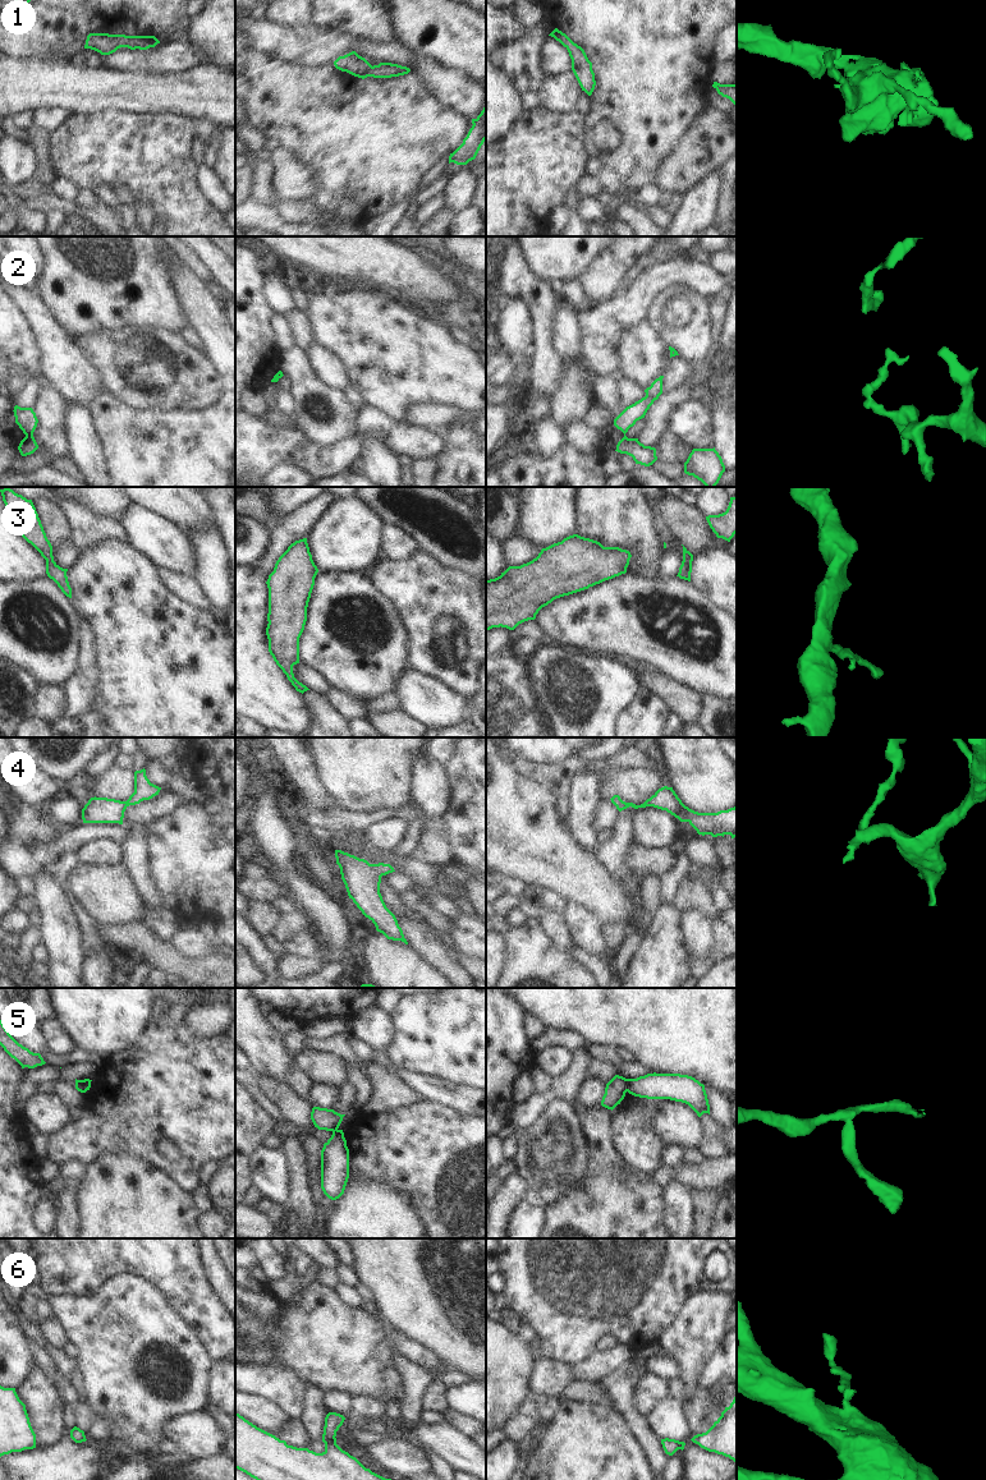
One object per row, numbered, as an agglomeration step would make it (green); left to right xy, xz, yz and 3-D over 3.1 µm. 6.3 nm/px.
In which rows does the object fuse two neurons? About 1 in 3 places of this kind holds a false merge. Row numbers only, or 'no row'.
2, 5

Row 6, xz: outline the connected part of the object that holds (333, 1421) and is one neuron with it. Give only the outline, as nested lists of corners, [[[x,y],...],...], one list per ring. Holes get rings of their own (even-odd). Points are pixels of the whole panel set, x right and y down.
[[[235,1412],[235,1468],[256,1480],[391,1480],[366,1468],[336,1444],[336,1431],[344,1420],[345,1417],[336,1412],[326,1415],[322,1434],[325,1451],[316,1453],[308,1448],[288,1445],[285,1440],[257,1428]]]

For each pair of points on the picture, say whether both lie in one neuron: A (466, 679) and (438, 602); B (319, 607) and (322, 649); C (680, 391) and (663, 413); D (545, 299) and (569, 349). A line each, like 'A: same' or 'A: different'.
A: same
B: same
C: same
D: different

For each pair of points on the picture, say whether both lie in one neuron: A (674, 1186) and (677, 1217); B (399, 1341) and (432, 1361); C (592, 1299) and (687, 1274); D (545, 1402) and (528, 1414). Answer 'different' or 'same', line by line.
A: same
B: same
C: same
D: different

